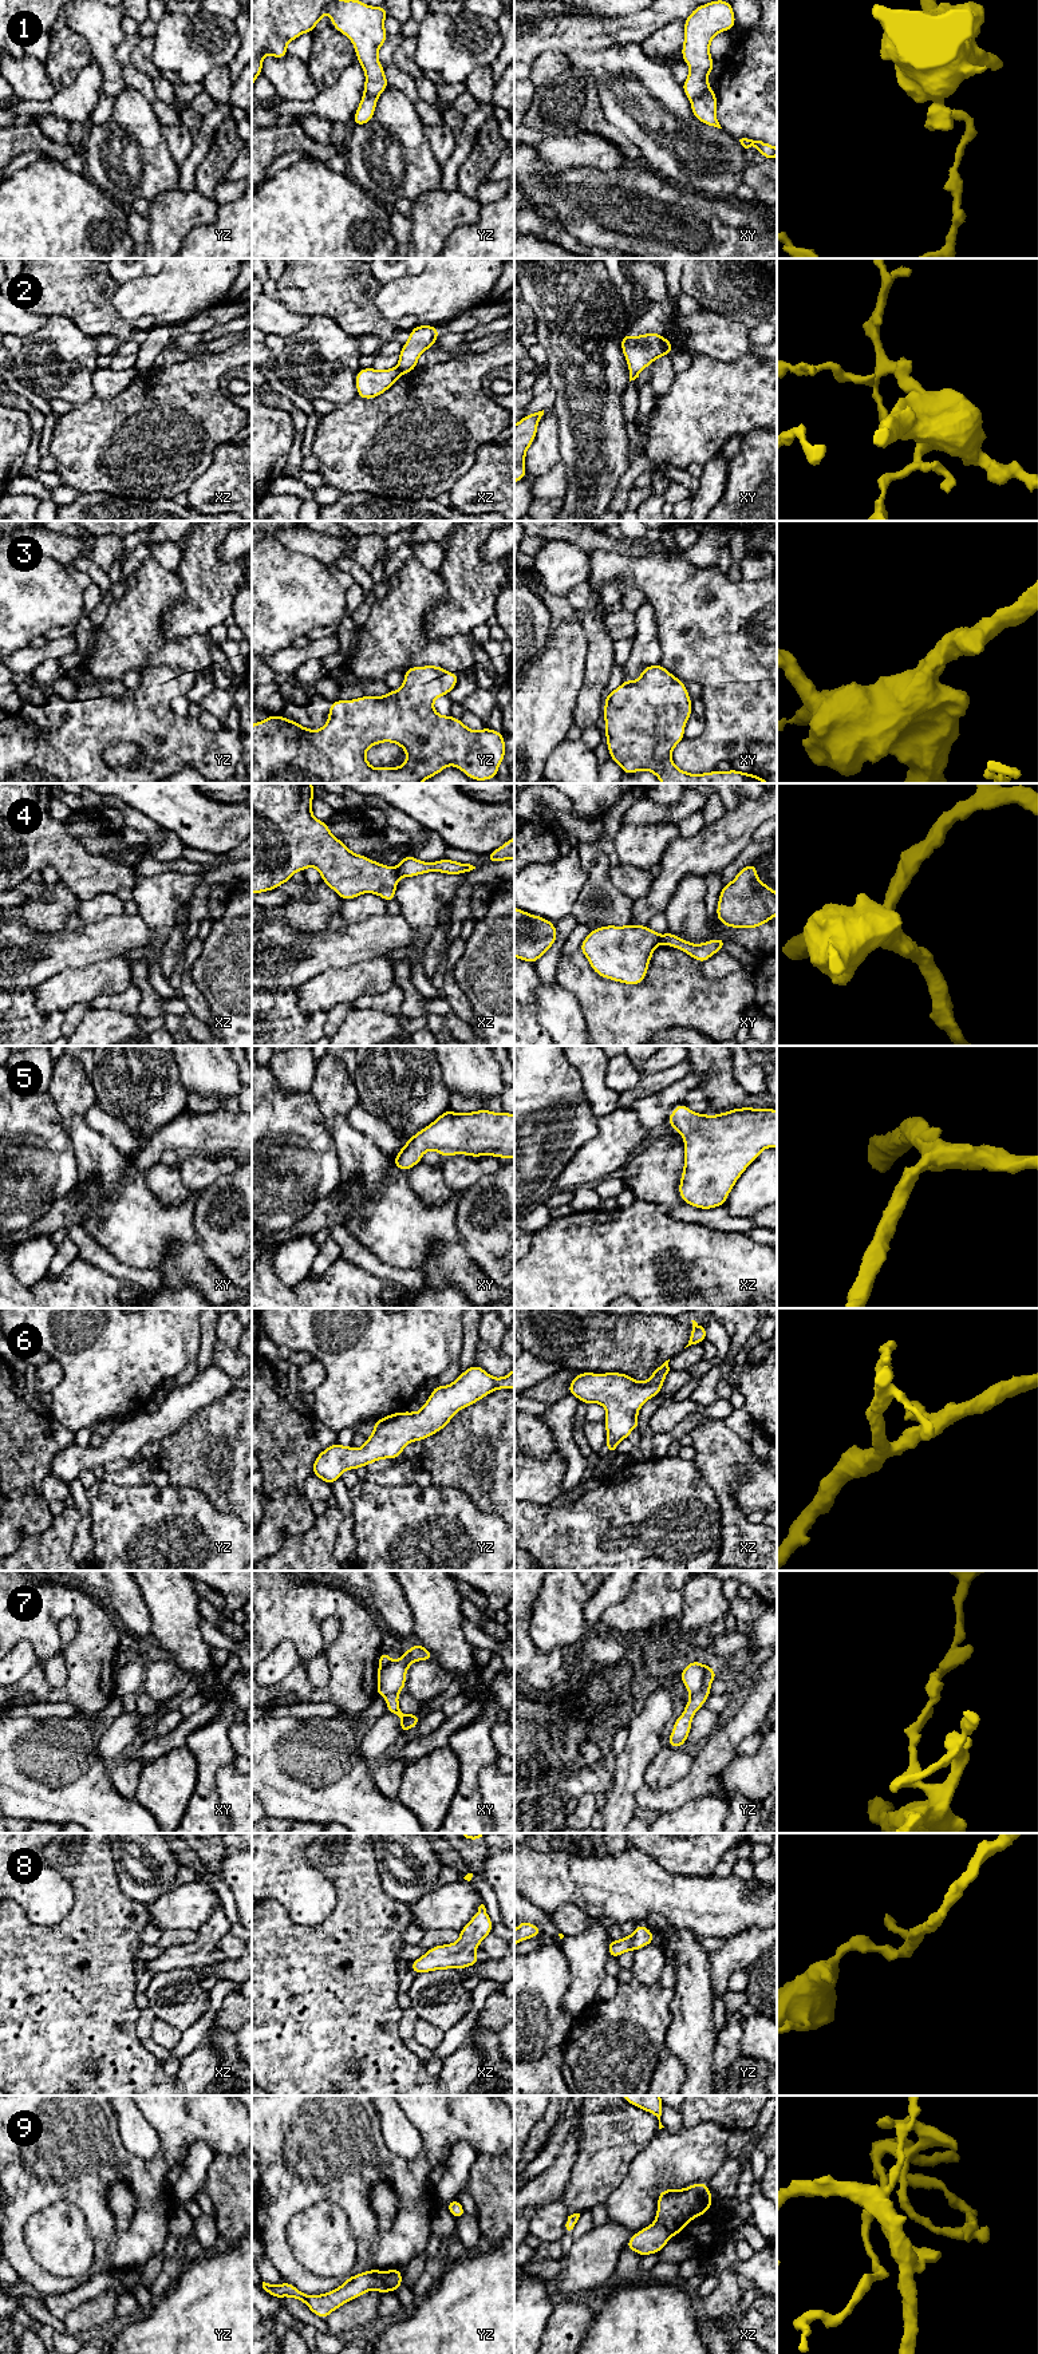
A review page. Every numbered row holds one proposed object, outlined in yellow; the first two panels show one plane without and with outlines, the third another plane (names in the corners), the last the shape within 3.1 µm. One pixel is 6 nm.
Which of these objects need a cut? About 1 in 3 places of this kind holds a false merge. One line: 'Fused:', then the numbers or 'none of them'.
Fused: 1, 2, 4, 7, 9

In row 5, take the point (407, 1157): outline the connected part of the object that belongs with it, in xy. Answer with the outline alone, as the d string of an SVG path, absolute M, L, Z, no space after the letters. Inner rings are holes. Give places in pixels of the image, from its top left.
M449 1109L409 1138L394 1165L407 1172L429 1150L437 1150L443 1158L454 1154L514 1158L514 1115L486 1109L459 1114Z

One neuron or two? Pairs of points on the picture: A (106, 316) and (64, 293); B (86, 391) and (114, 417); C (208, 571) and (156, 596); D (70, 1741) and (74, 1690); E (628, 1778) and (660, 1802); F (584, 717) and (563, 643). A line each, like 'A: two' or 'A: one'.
A: one
B: two
C: two
D: two
E: two
F: two

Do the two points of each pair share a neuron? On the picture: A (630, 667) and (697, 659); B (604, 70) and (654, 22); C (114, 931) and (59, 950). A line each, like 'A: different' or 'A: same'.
A: different
B: different
C: same

